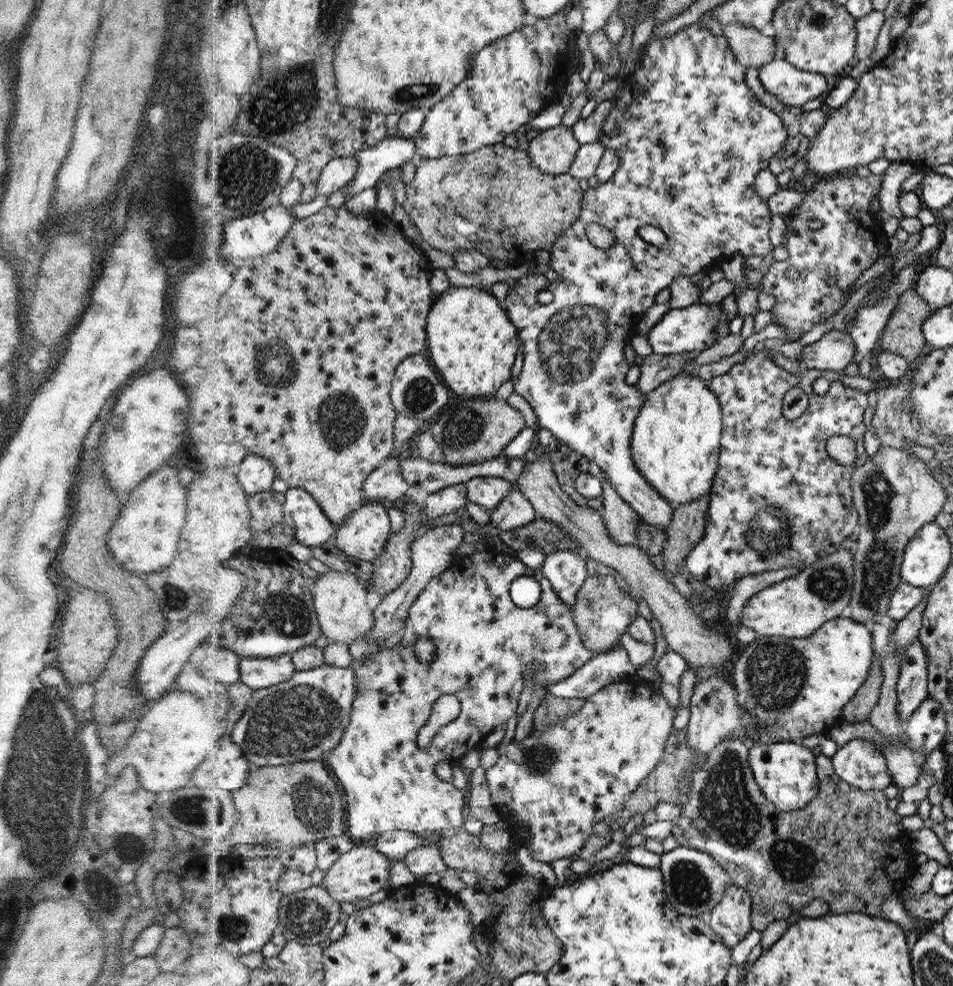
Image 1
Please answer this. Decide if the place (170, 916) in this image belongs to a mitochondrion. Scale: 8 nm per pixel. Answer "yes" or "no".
no

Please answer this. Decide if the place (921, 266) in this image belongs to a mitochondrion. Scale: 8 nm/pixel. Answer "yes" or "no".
no

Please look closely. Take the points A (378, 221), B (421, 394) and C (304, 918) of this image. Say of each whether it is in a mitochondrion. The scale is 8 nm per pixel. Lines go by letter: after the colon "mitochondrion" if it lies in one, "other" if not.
A: other
B: mitochondrion
C: mitochondrion

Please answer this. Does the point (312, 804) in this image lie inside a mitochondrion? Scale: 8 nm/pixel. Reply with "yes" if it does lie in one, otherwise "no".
yes

